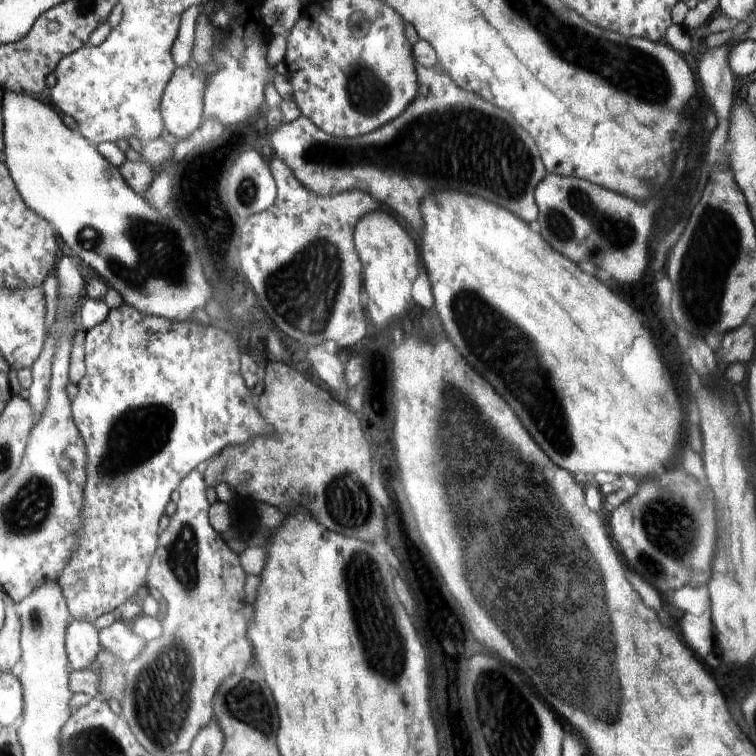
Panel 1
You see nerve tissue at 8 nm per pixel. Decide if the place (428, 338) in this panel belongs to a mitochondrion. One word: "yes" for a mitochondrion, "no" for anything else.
yes

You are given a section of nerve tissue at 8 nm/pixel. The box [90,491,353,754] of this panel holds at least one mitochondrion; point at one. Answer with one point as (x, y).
(162, 691)

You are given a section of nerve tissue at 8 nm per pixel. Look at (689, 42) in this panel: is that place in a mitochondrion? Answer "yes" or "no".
no

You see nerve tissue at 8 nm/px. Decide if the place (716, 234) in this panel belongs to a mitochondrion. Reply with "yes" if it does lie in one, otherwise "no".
yes

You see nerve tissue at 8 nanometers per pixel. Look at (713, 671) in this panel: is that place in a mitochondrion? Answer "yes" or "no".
no

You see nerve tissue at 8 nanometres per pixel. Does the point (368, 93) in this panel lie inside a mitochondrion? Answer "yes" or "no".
yes

